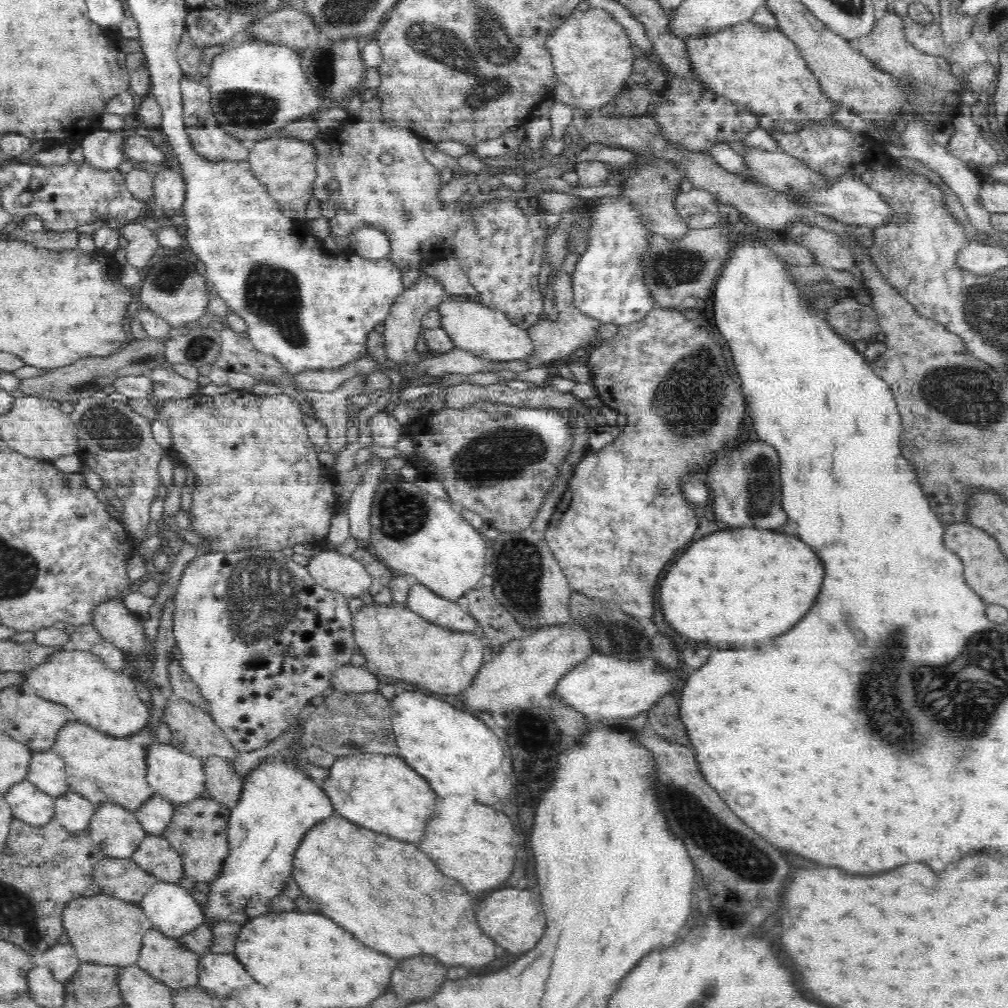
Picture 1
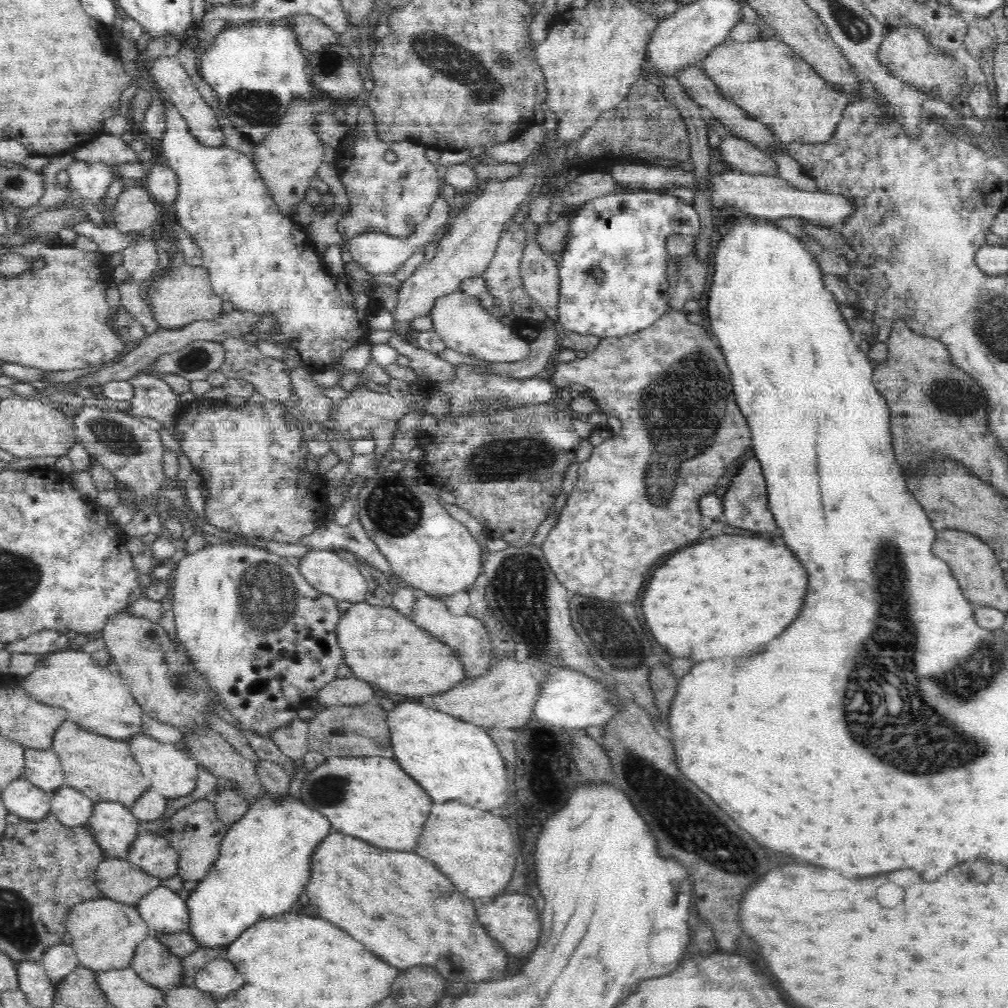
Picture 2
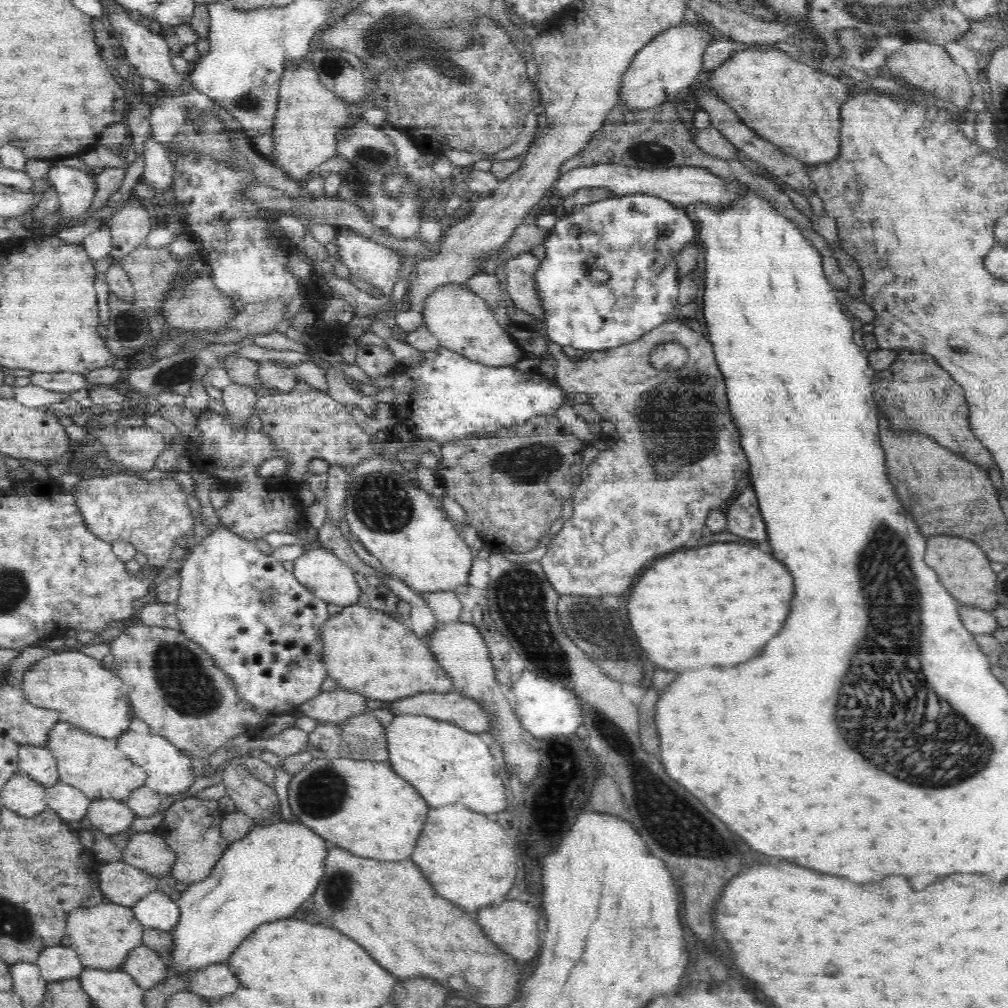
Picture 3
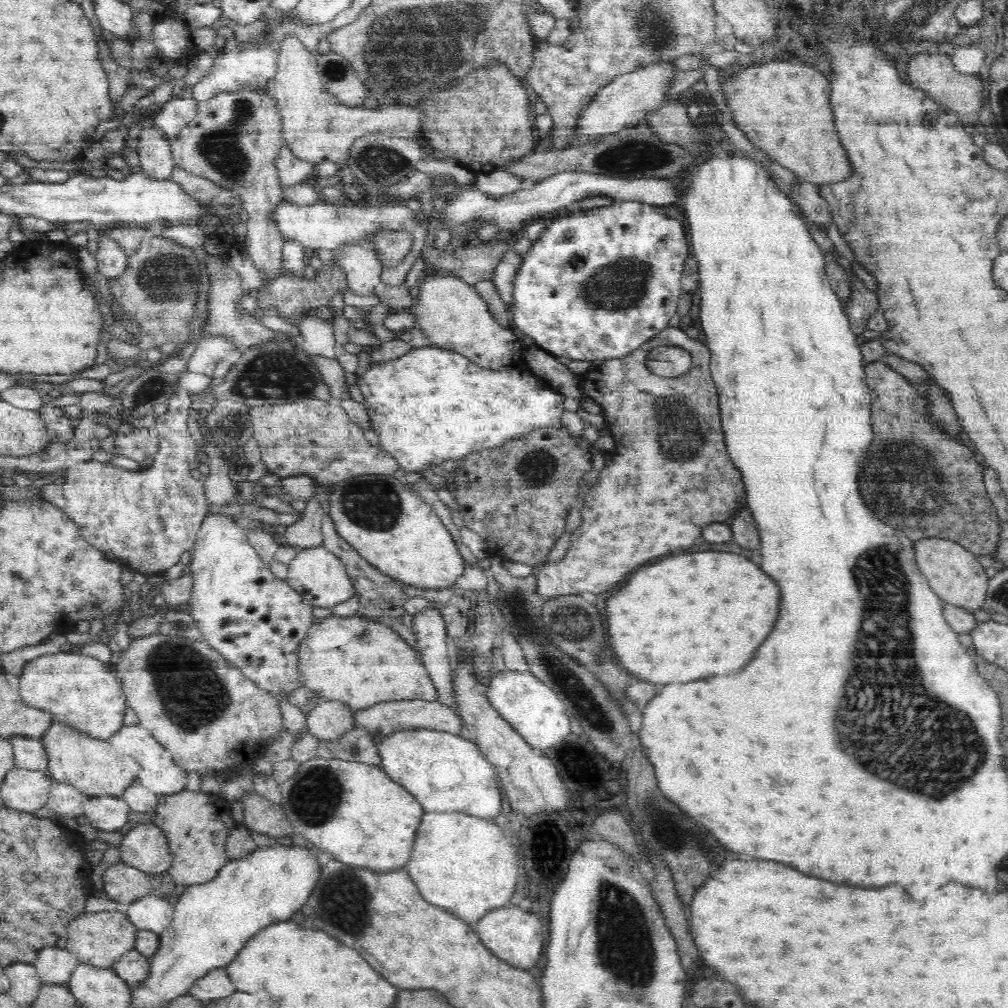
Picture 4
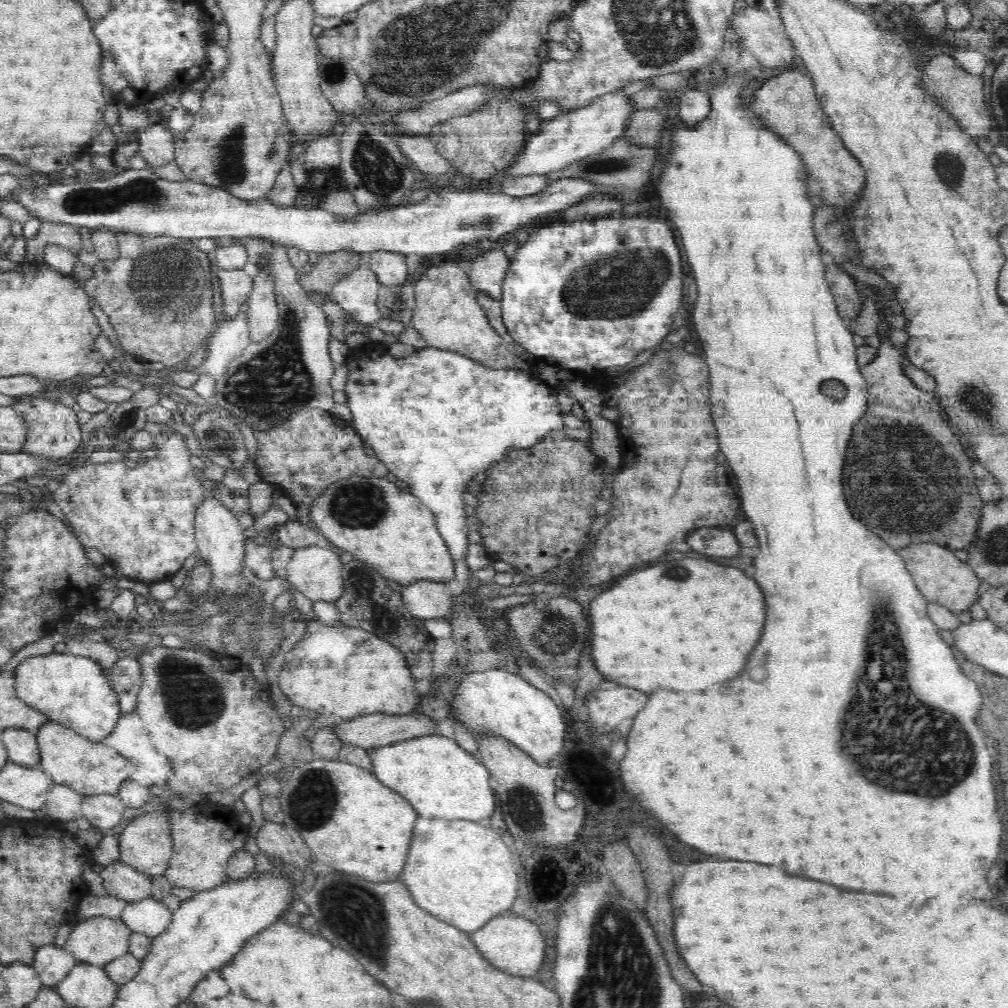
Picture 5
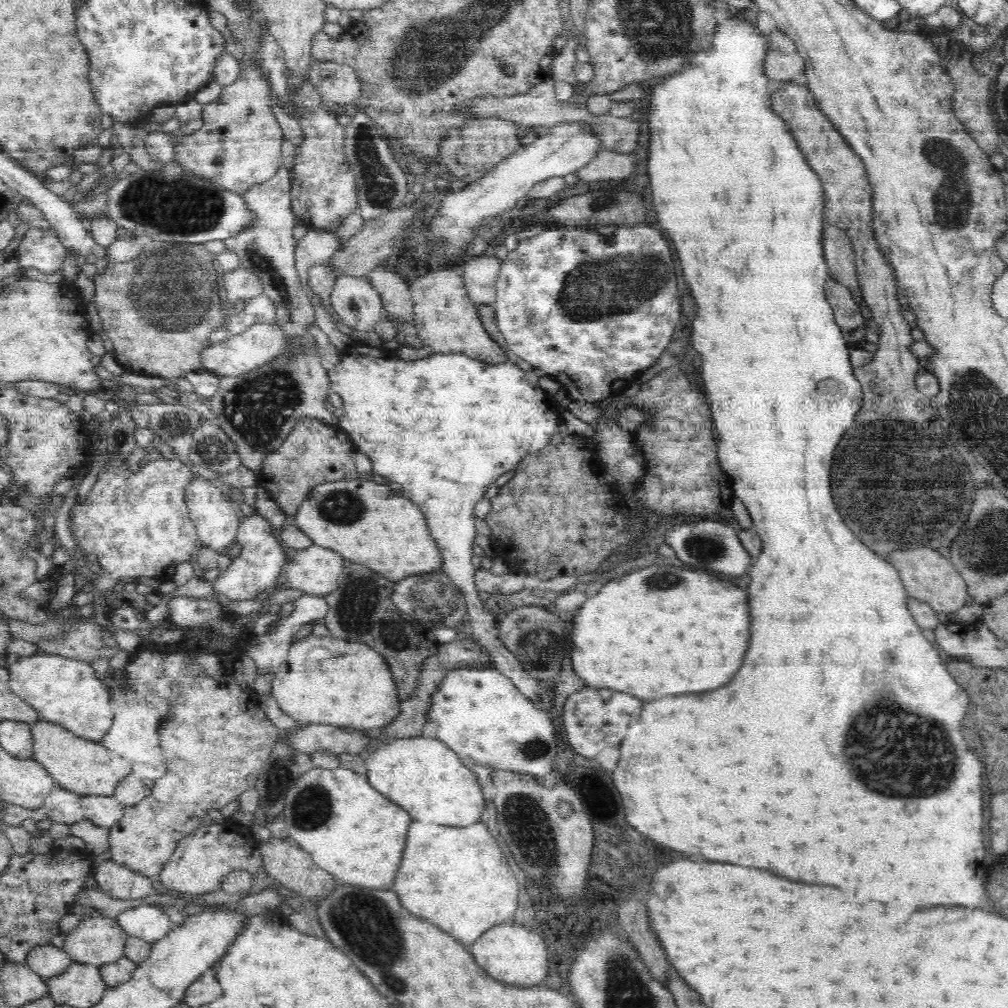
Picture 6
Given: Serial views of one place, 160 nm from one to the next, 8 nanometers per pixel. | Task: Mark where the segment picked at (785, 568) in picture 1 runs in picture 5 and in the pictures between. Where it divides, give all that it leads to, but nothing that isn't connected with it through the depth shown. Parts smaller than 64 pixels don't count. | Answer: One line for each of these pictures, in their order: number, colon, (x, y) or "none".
2: (728, 596)
3: (718, 605)
4: (691, 616)
5: (682, 632)

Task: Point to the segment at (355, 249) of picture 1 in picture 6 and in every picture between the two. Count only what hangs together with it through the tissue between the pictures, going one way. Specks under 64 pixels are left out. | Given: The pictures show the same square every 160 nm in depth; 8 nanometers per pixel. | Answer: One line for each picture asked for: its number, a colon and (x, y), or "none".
2: (378, 253)
3: (366, 260)
4: (362, 268)
5: (356, 295)
6: (358, 305)

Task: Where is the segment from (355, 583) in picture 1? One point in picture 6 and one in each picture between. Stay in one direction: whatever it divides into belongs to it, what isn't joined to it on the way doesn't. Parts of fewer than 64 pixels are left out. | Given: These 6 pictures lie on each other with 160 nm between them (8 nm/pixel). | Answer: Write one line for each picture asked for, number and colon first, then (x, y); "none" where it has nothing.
2: (328, 572)
3: (320, 571)
4: (318, 575)
5: (317, 572)
6: (315, 570)

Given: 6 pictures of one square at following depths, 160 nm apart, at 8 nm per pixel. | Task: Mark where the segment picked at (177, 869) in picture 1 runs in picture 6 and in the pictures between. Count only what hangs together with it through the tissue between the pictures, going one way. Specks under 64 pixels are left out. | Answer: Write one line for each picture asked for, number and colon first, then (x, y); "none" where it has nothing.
2: (152, 853)
3: (148, 851)
4: (143, 847)
5: (145, 844)
6: (220, 734)

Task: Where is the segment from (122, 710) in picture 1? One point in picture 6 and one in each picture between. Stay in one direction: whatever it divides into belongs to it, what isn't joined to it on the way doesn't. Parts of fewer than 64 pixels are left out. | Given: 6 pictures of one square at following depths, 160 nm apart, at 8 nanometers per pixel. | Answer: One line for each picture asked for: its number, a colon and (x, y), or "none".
2: (98, 700)
3: (88, 695)
4: (82, 692)
5: (72, 690)
6: (64, 691)

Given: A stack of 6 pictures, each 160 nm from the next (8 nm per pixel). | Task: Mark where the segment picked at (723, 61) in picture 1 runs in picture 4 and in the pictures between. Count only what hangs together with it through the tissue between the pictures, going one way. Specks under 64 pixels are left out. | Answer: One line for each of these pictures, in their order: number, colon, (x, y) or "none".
2: (764, 77)
3: (798, 109)
4: (783, 108)

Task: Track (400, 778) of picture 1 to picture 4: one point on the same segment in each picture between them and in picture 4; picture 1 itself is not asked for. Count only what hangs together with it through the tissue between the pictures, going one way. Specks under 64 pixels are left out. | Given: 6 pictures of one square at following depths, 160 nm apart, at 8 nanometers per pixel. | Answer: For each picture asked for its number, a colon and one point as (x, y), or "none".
2: (372, 798)
3: (364, 807)
4: (355, 812)

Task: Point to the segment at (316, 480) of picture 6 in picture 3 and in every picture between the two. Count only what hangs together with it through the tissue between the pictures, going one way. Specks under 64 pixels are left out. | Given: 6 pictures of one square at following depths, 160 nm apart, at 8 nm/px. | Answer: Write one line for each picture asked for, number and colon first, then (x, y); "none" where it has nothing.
3: (305, 423)
4: (314, 438)
5: (315, 448)

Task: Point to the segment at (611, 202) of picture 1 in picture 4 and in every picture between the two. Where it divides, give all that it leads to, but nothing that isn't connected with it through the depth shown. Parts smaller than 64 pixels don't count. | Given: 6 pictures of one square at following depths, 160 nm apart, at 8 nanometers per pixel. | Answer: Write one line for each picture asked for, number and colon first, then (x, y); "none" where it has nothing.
2: (622, 233)
3: (636, 238)
4: (597, 285)

